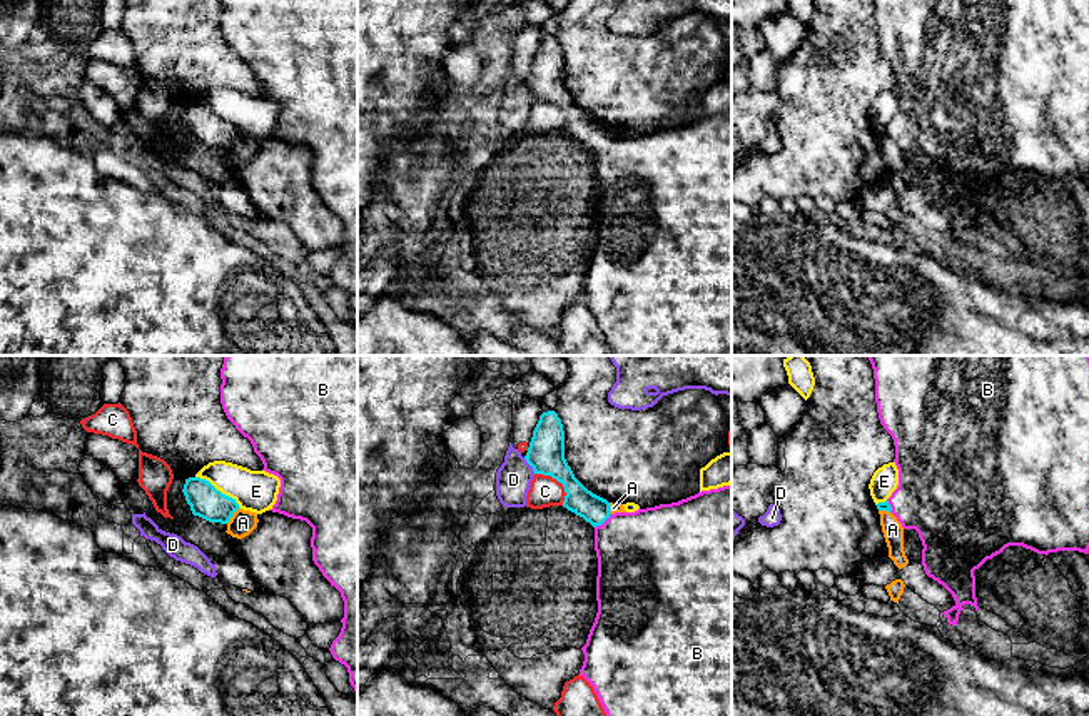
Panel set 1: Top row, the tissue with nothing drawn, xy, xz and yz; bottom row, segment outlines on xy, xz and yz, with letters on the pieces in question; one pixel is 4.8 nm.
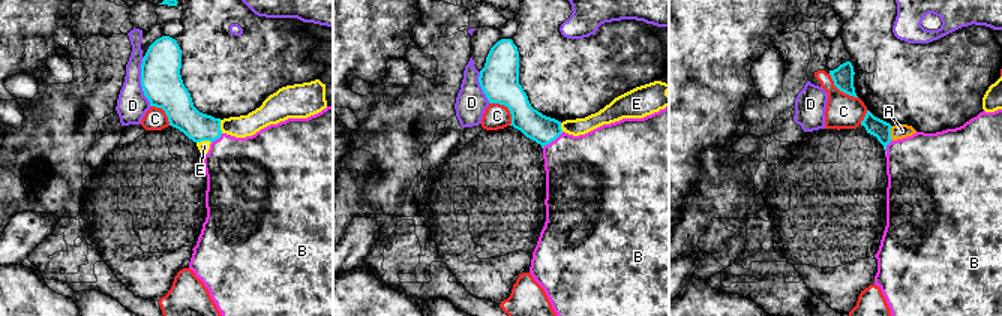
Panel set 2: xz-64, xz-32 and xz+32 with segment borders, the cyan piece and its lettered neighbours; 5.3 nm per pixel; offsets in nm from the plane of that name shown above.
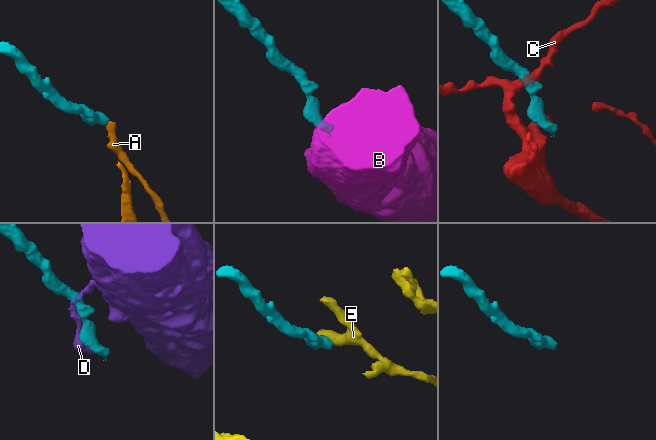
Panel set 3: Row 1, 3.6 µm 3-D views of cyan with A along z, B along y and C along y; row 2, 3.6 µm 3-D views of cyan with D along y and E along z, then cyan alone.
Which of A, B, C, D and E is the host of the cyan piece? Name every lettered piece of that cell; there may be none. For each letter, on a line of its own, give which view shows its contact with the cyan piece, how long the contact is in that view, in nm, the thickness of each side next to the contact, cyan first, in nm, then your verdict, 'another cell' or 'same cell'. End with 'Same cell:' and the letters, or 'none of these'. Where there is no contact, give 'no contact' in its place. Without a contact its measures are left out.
A: meets cyan in xy; contact 100 nm long; 160 nm thick on the cyan side, 120 nm on the other; another cell
B: meets cyan in xz; contact 110 nm long; 140 nm thick on the cyan side, 440 nm on the other; same cell
C: meets cyan in xz; contact 220 nm long; 180 nm thick on the cyan side, 150 nm on the other; another cell
D: meets cyan in xz; contact 100 nm long; 180 nm thick on the cyan side, 170 nm on the other; another cell
E: meets cyan in xy; contact 260 nm long; 160 nm thick on the cyan side, 200 nm on the other; another cell
Same cell: B

